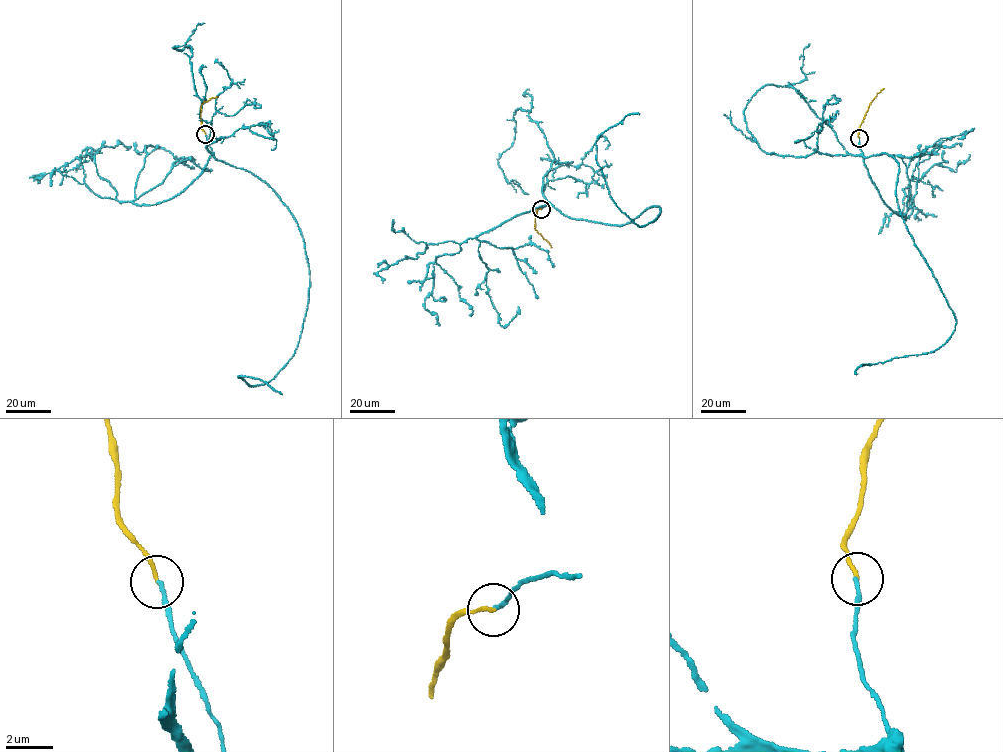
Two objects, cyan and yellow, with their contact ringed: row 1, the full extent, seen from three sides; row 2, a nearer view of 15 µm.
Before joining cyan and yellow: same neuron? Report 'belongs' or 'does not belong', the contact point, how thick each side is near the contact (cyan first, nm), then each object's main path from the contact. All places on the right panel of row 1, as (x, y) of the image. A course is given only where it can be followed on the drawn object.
belongs; at (859, 138); 160 nm thick on the cyan side, 150 nm on the other; cyan runs (859, 138), (862, 156), (884, 152), (897, 162), (901, 217), (956, 321), (939, 348), (861, 365), (857, 374); yellow runs (859, 138), (860, 124), (868, 108), (884, 88)

